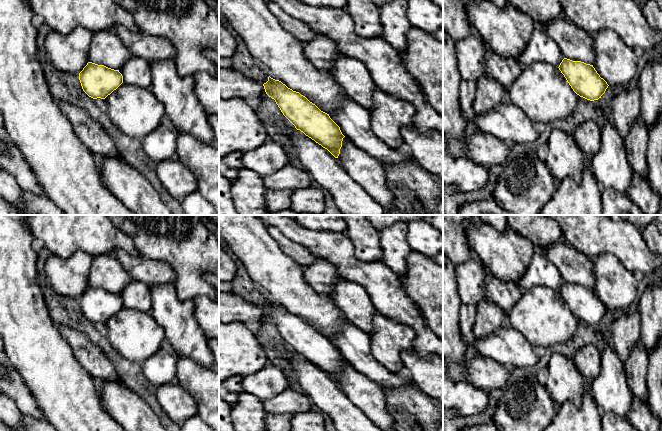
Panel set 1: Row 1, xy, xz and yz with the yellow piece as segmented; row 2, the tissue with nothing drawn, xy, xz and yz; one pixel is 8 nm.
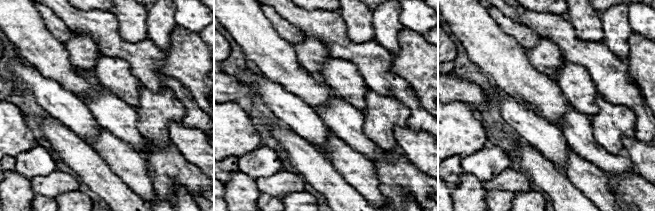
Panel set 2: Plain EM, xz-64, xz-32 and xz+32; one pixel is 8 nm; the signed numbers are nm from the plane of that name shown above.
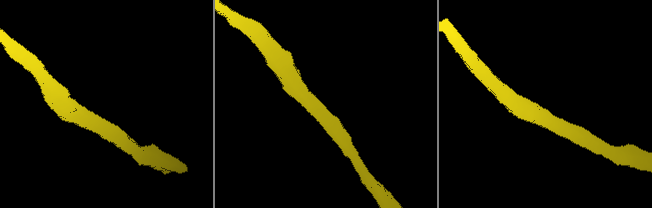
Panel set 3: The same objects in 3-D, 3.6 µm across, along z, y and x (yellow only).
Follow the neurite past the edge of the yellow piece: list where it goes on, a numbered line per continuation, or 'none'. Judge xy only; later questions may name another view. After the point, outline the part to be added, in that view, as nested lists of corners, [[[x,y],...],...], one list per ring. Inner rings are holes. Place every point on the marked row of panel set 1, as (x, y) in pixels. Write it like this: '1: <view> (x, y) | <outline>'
none

